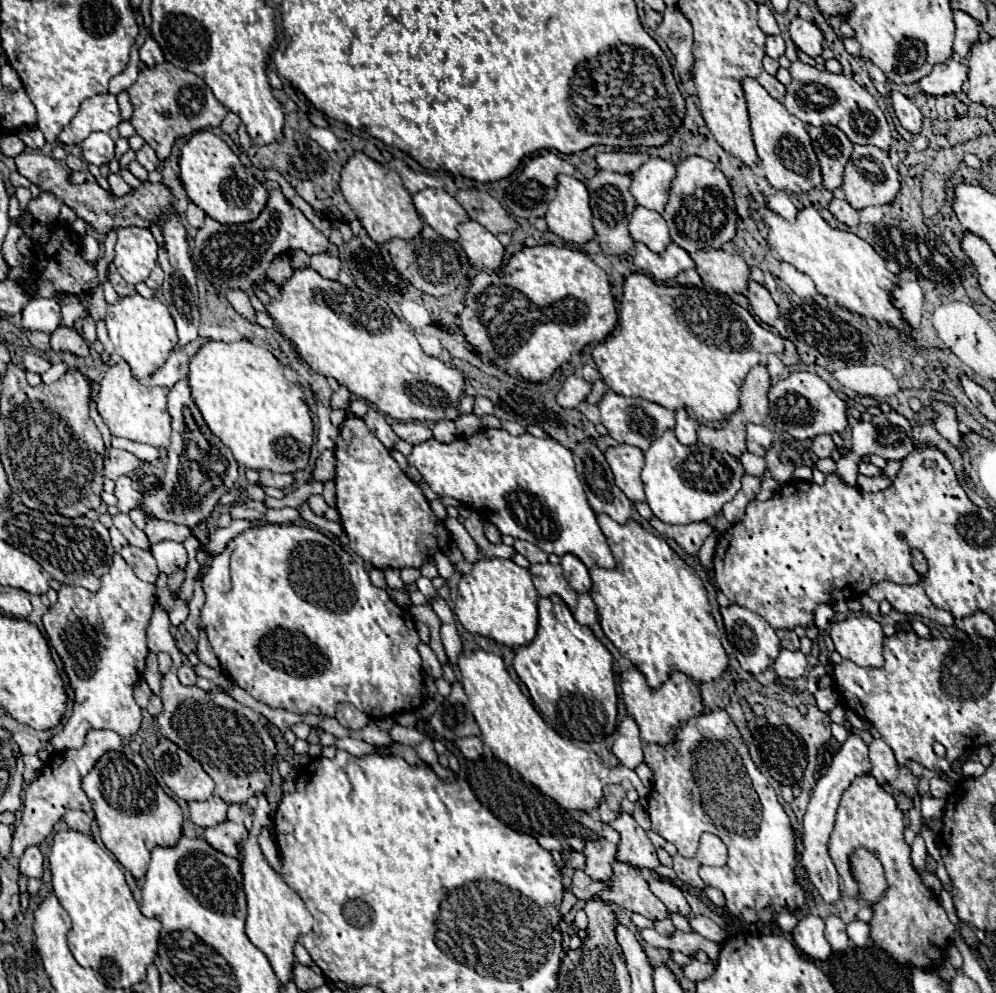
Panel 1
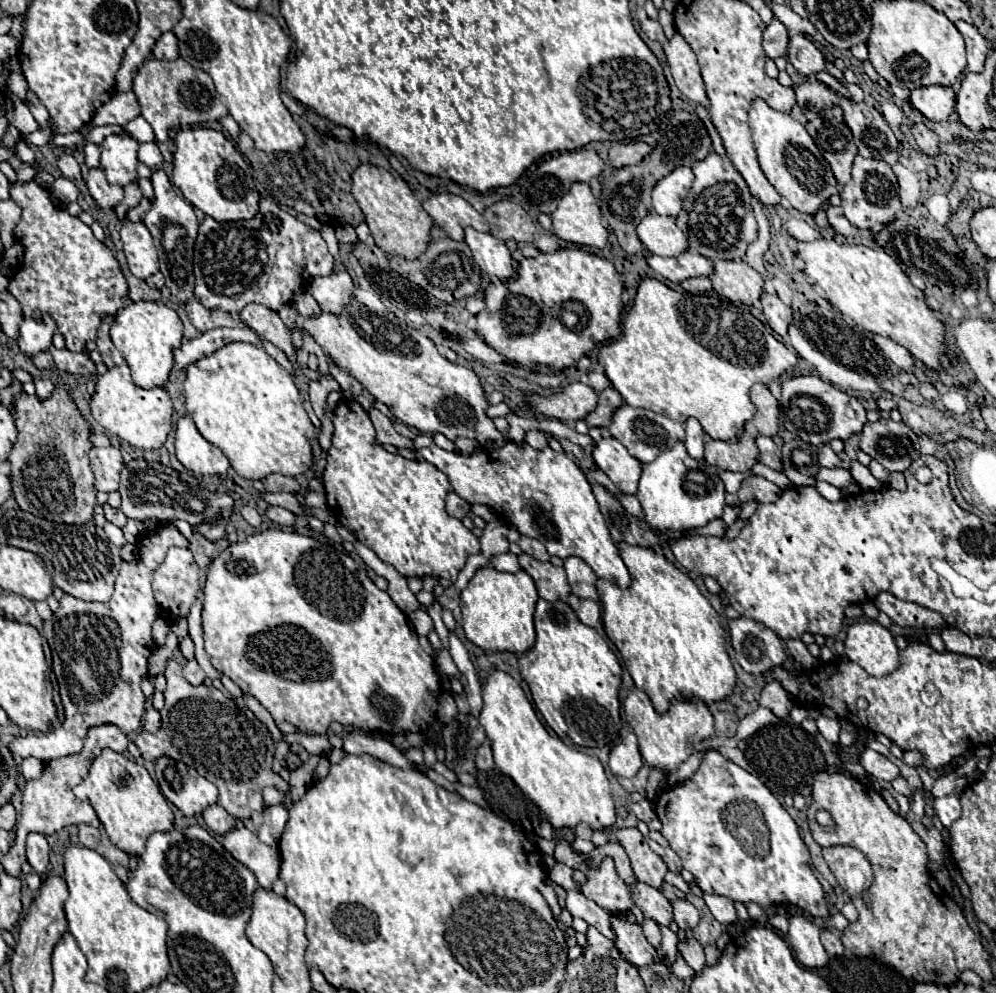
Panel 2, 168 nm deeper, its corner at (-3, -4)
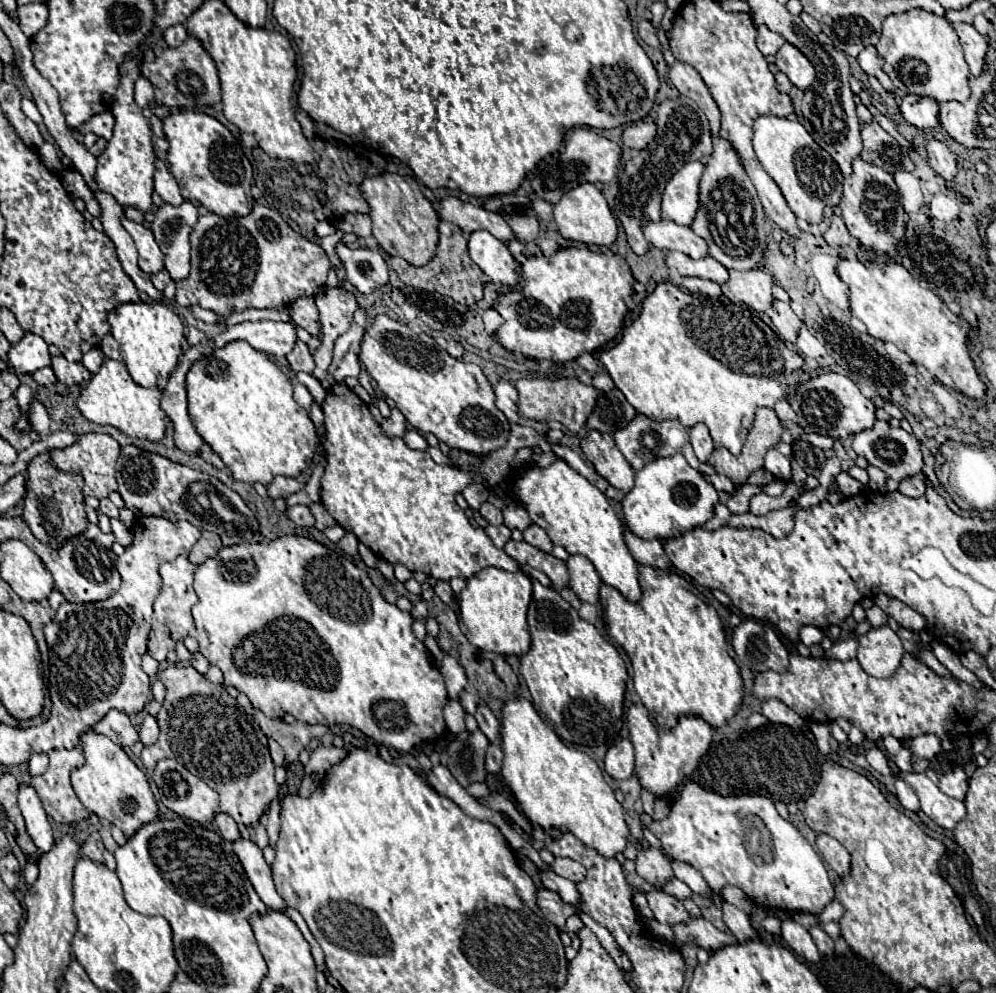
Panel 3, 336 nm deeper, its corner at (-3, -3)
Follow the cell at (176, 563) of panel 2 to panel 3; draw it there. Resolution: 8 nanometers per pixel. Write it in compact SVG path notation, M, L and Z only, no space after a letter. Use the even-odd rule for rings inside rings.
M177 557L173 561L167 561L161 565L161 593L155 599L155 611L153 611L153 621L151 621L151 633L149 633L149 643L147 643L147 653L157 659L159 663L165 661L167 651L175 649L175 643L185 639L189 631L193 629L193 617L191 617L191 607L197 603L197 595L193 589L193 573L195 565L189 563L187 557Z

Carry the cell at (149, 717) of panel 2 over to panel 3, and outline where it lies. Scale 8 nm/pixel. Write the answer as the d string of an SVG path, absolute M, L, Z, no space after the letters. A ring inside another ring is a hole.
M151 715L145 717L145 721L143 721L141 729L139 729L139 735L141 735L141 743L143 743L145 747L149 747L149 745L153 745L153 743L157 741L157 737L159 737L159 727L157 727L155 717L151 717Z

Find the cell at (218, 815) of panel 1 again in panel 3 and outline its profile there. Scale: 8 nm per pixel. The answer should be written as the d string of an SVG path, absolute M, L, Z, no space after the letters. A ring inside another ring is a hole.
M217 813L215 815L215 823L217 823L217 829L219 829L219 833L221 833L221 837L225 839L225 841L237 841L239 839L239 829L237 829L237 823L231 819L231 817L227 817L225 813Z

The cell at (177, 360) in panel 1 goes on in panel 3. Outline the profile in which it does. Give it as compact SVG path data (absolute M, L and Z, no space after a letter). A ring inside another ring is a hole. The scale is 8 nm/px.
M257 321L257 323L239 323L217 335L211 345L223 347L231 341L247 341L253 349L265 351L269 355L287 355L297 337L297 329L293 323L283 323L283 321Z

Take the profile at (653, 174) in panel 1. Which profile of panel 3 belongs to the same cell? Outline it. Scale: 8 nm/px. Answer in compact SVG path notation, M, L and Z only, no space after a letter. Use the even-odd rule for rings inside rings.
M689 161L667 183L663 191L661 215L677 225L691 225L699 207L699 181L705 165Z

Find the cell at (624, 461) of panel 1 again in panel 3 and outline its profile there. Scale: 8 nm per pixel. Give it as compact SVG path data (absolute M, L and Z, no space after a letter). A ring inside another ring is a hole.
M589 431L587 437L581 439L581 451L587 461L593 463L595 471L605 477L613 487L621 489L623 493L633 489L633 477L635 471L625 461L617 445L613 443L613 437L609 433Z

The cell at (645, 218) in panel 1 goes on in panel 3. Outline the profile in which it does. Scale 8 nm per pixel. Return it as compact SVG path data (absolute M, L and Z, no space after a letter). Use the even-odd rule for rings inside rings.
M659 221L659 223L647 223L643 227L643 233L651 245L657 249L667 251L681 251L693 259L703 259L709 255L707 241L697 237L691 227L677 225L673 221Z

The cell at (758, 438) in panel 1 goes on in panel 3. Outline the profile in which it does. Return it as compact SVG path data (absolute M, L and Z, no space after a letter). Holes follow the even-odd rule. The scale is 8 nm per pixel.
M777 447L767 453L767 457L765 457L765 469L767 469L775 479L791 481L791 465L789 465L789 459L787 459Z

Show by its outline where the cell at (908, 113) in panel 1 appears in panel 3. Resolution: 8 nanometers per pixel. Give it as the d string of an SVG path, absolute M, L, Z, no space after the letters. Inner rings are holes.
M937 139L927 141L925 149L927 149L927 161L935 169L935 173L951 183L957 173L957 161L955 161L953 153Z

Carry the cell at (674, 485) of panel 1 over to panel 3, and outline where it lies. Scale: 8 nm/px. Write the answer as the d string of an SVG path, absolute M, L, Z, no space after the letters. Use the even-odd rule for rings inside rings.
M681 453L655 459L635 473L635 487L621 501L623 521L641 539L673 539L685 531L707 523L713 517L713 507L719 503L715 487L695 471Z

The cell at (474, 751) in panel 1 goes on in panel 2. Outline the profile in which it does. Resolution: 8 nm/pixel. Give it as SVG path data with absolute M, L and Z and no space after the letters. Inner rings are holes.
M483 742L483 746L479 746L475 754L475 764L477 764L477 770L483 770L483 772L493 768L493 754L491 754L489 742Z

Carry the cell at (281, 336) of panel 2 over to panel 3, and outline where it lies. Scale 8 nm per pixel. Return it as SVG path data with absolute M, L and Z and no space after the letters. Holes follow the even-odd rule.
M297 341L295 349L289 353L289 365L293 371L305 371L305 373L313 373L315 363L313 363L313 355L309 353L307 345L303 341Z

